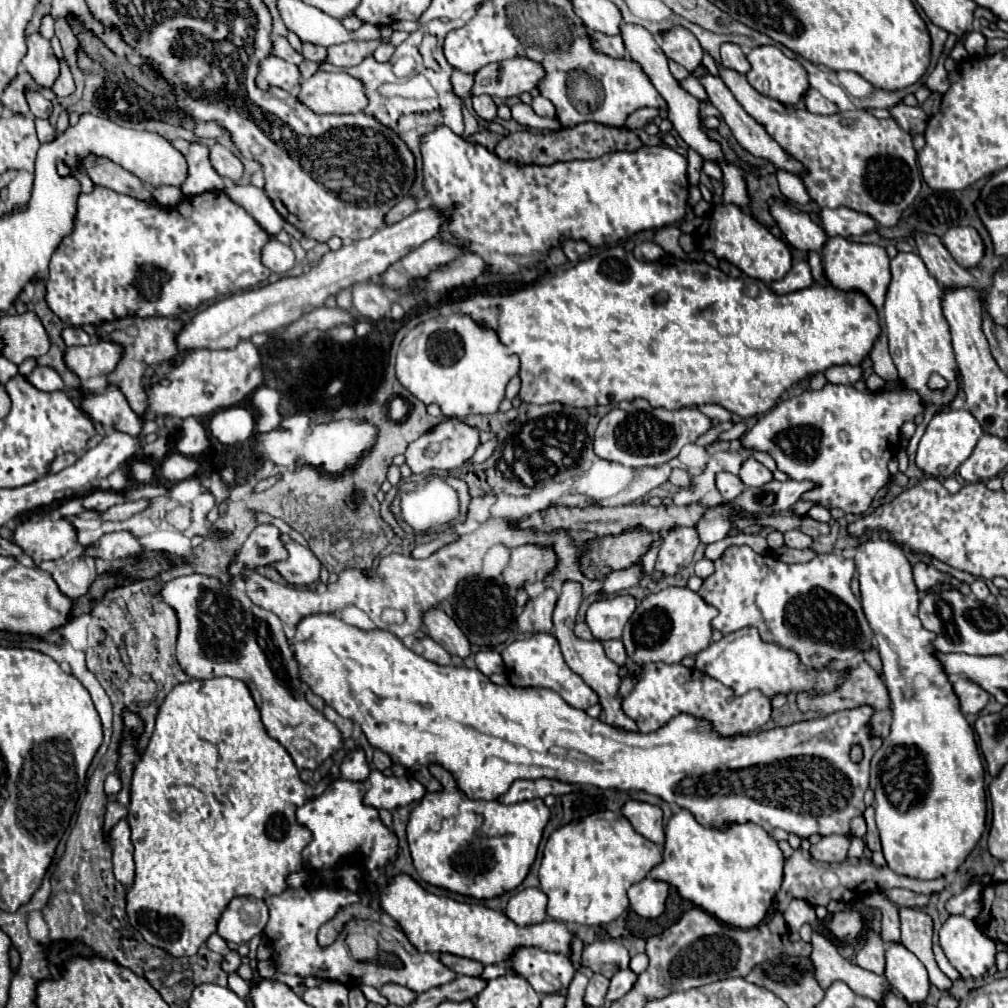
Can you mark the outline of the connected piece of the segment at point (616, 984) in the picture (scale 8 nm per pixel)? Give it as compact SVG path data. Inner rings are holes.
M630 968L616 972L614 978L612 978L612 982L610 982L610 990L608 990L606 1002L610 1004L610 1002L622 998L626 992L630 992L630 988L634 986L634 980L636 980L636 978L638 978L638 976L636 976Z

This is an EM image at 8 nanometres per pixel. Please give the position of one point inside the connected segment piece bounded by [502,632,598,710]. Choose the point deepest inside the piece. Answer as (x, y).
(536, 660)

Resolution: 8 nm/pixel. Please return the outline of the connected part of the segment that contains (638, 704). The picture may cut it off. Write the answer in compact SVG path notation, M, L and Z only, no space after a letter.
M654 662L644 666L644 672L638 678L634 690L630 692L630 696L624 698L622 710L638 724L640 732L654 732L678 714L694 714L698 718L706 718L722 736L750 734L760 730L770 720L772 704L770 698L762 692L750 690L728 702L730 696L734 696L730 688L694 668L684 668L682 664L668 666L662 662Z

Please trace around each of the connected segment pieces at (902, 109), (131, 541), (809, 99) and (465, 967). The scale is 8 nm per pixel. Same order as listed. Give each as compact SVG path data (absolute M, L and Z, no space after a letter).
M898 104L894 108L890 108L892 112L892 118L898 122L898 126L902 130L906 130L908 134L912 136L918 136L926 130L926 124L928 124L928 116L922 108L910 108L906 104Z
M112 532L106 534L94 544L94 548L86 548L84 556L94 556L102 560L124 560L132 554L138 554L142 546L138 544L138 538L130 532Z
M814 88L808 90L808 94L806 94L806 98L804 98L804 104L806 104L806 108L808 108L810 112L814 112L814 114L836 114L836 112L838 112L838 106L832 104L832 102L828 102L828 100L826 100L818 90L814 90Z
M440 954L438 956L442 964L446 964L450 970L454 970L458 976L480 976L482 974L482 964L470 958L454 956L454 954Z

